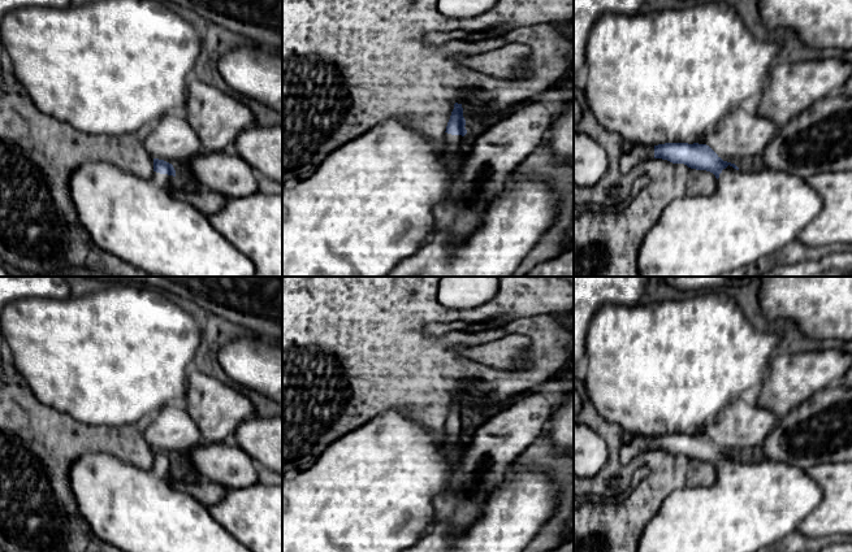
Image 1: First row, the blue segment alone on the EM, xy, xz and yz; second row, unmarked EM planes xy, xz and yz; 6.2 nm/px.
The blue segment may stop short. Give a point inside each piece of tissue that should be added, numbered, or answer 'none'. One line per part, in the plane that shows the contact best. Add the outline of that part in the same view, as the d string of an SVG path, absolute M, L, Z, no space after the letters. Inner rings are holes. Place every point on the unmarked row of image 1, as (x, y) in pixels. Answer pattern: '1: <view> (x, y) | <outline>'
1: yz (636, 444) | M631 435L620 447L620 465L630 465L637 455L650 449L654 449L654 436Z
2: yz (751, 505) | M727 457L709 487L672 491L644 526L637 552L758 552L799 530L822 501L821 486L797 466Z

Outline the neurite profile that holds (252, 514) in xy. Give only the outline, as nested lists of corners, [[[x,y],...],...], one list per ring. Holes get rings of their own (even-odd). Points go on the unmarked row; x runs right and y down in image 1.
[[[261,482],[226,490],[225,497],[208,508],[209,514],[251,552],[282,552],[282,486]]]

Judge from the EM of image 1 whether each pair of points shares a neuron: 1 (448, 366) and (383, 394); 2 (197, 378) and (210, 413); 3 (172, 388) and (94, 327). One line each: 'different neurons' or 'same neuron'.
1: same neuron
2: same neuron
3: same neuron

